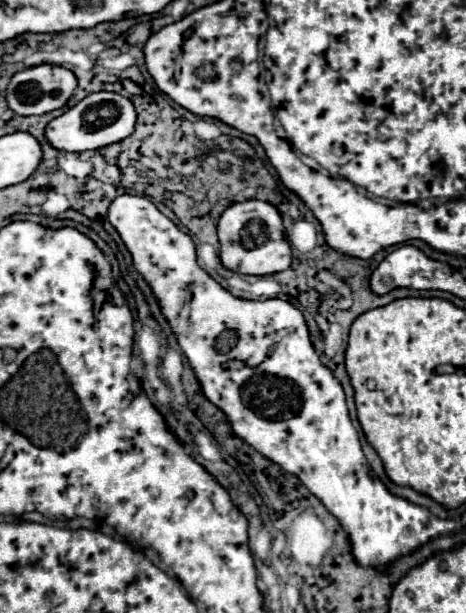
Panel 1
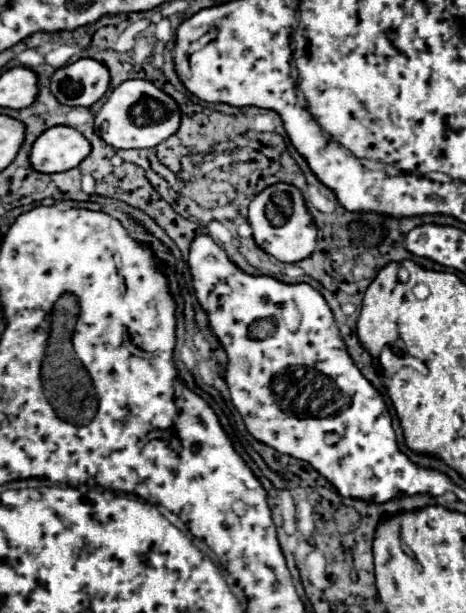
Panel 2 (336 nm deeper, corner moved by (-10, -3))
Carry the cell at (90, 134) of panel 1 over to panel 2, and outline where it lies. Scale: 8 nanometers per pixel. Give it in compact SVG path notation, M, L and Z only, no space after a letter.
M132 79L118 85L104 107L96 115L96 131L100 137L116 147L116 149L142 149L142 147L156 147L172 133L176 133L180 123L180 109L172 97L160 91L154 83Z

